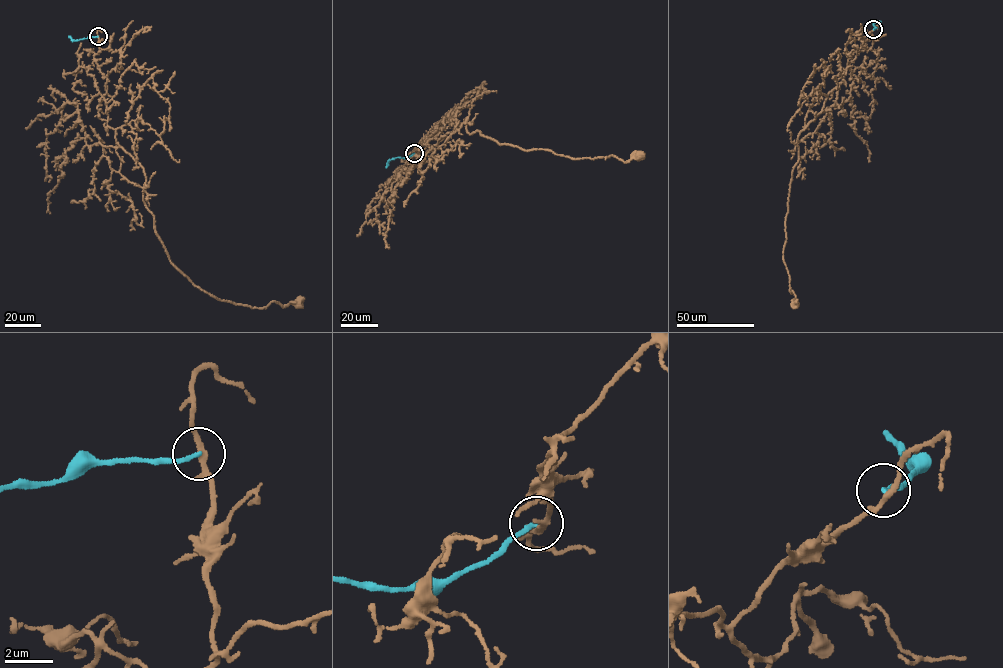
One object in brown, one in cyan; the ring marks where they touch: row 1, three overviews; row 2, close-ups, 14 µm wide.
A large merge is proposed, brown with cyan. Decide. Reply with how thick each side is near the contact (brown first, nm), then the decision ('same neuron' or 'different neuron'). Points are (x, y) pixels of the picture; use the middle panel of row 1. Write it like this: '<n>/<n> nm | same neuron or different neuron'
240/180 nm | different neuron

